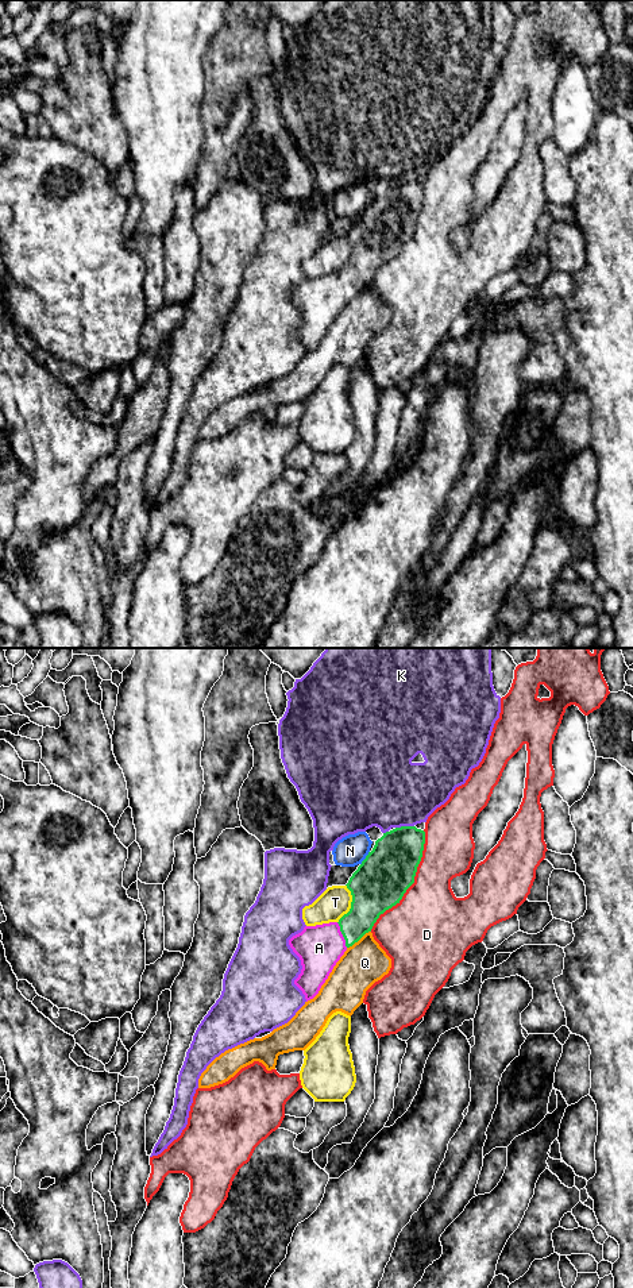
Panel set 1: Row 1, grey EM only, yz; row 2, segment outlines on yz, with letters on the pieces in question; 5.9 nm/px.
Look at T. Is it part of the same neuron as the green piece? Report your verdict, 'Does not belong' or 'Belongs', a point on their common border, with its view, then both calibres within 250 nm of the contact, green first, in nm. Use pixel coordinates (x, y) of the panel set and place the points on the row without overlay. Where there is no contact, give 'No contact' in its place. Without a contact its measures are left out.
Does not belong. Touches green at yz (351, 255). Thickness 320 nm (green) against 180 nm

